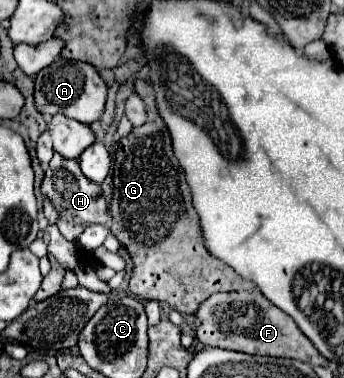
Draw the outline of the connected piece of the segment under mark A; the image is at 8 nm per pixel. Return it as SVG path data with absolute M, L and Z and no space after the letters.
M59 58L51 66L43 68L35 78L35 104L37 110L47 118L61 112L69 118L77 118L85 124L93 124L103 116L105 98L107 98L107 84L97 74L97 70L87 62Z

